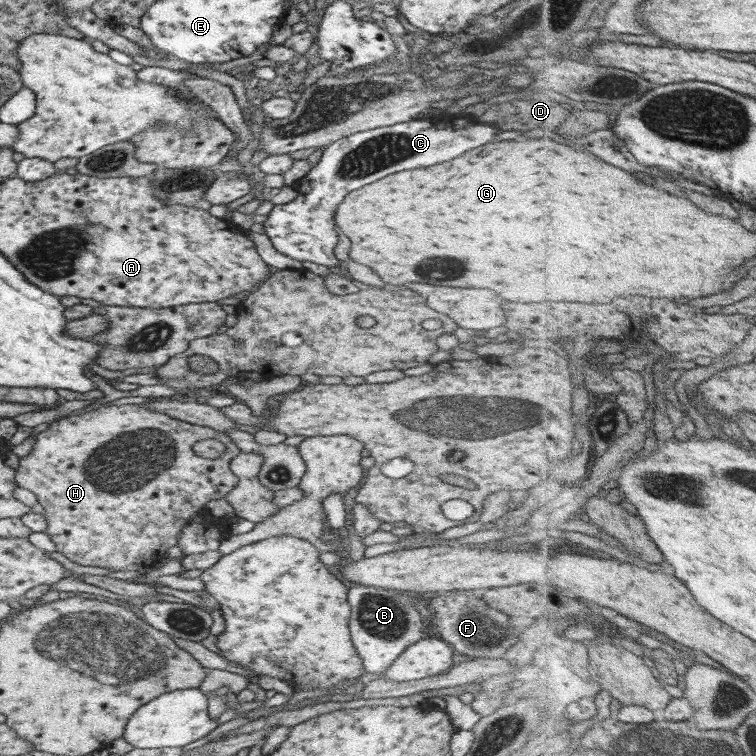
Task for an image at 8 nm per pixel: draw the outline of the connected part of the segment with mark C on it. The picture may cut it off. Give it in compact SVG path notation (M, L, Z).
M456 115L452 120L413 119L339 138L324 147L316 165L294 183L297 197L291 202L271 208L266 220L261 222L263 233L268 236L277 252L293 260L308 260L329 269L341 269L341 262L333 256L339 240L334 214L345 194L399 170L425 168L431 164L447 162L471 148L491 142L499 131L497 127L477 122L477 119Z

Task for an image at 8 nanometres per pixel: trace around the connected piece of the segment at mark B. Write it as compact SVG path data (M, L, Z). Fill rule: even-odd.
M357 585L348 589L346 598L351 606L347 623L350 640L367 674L381 675L407 646L425 637L425 627L414 607L416 601L422 599L419 593L411 596L408 591Z

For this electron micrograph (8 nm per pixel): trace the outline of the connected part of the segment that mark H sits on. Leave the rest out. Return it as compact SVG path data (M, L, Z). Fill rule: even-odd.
M135 404L102 406L63 417L49 424L34 440L29 455L19 458L14 483L32 492L43 507L48 526L45 534L55 544L55 551L83 566L113 568L114 571L151 568L166 556L168 548L176 545L186 520L200 513L205 502L223 498L238 480L229 471L229 462L240 450L225 433ZM203 438L215 438L225 444L225 452L220 458L207 460L193 454L191 446Z

